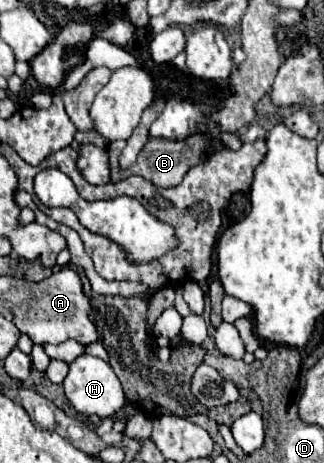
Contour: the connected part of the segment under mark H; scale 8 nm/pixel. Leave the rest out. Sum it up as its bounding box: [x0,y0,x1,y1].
[63,355,125,419]

